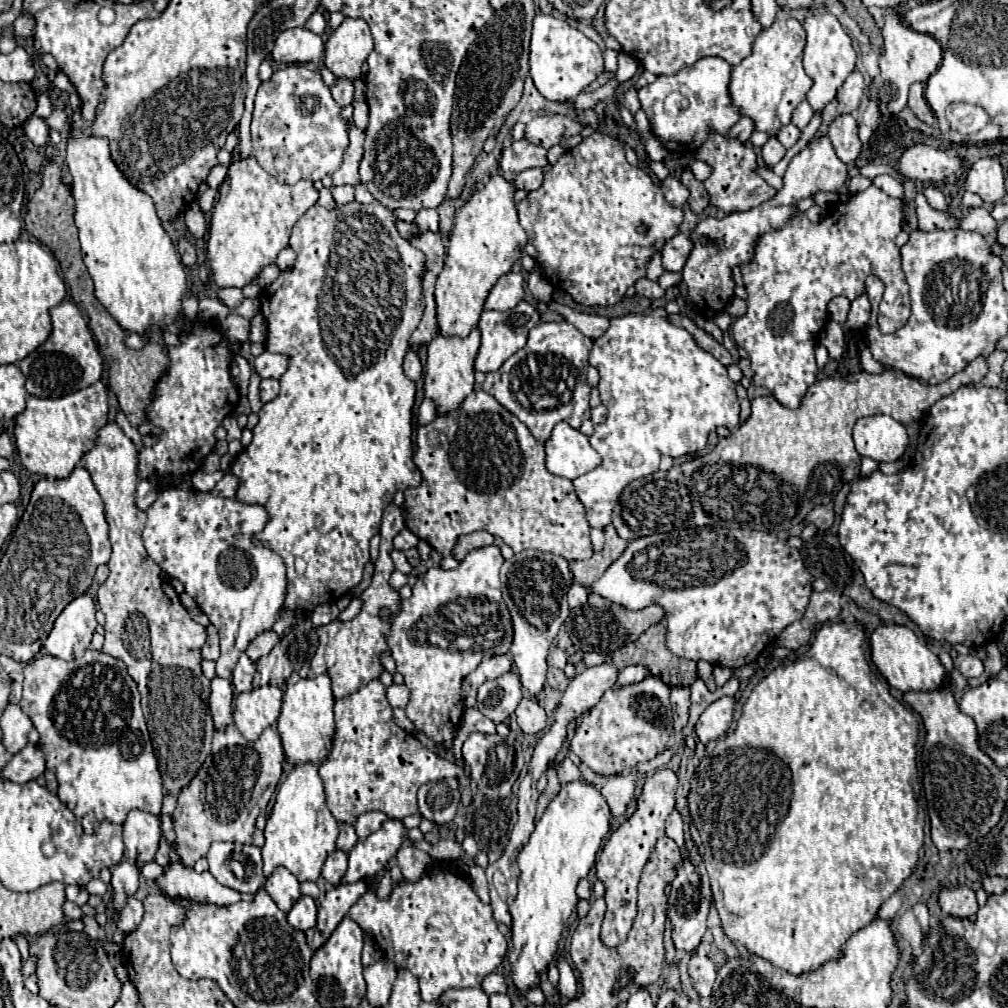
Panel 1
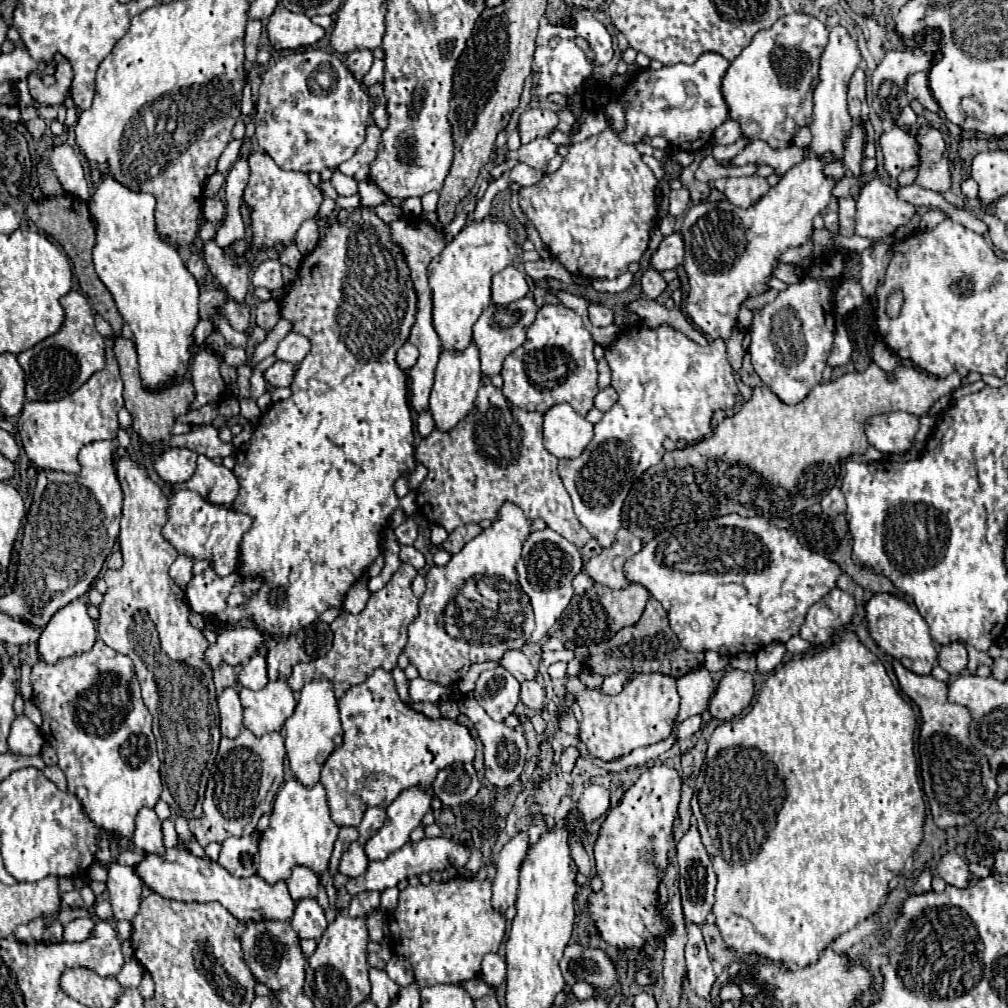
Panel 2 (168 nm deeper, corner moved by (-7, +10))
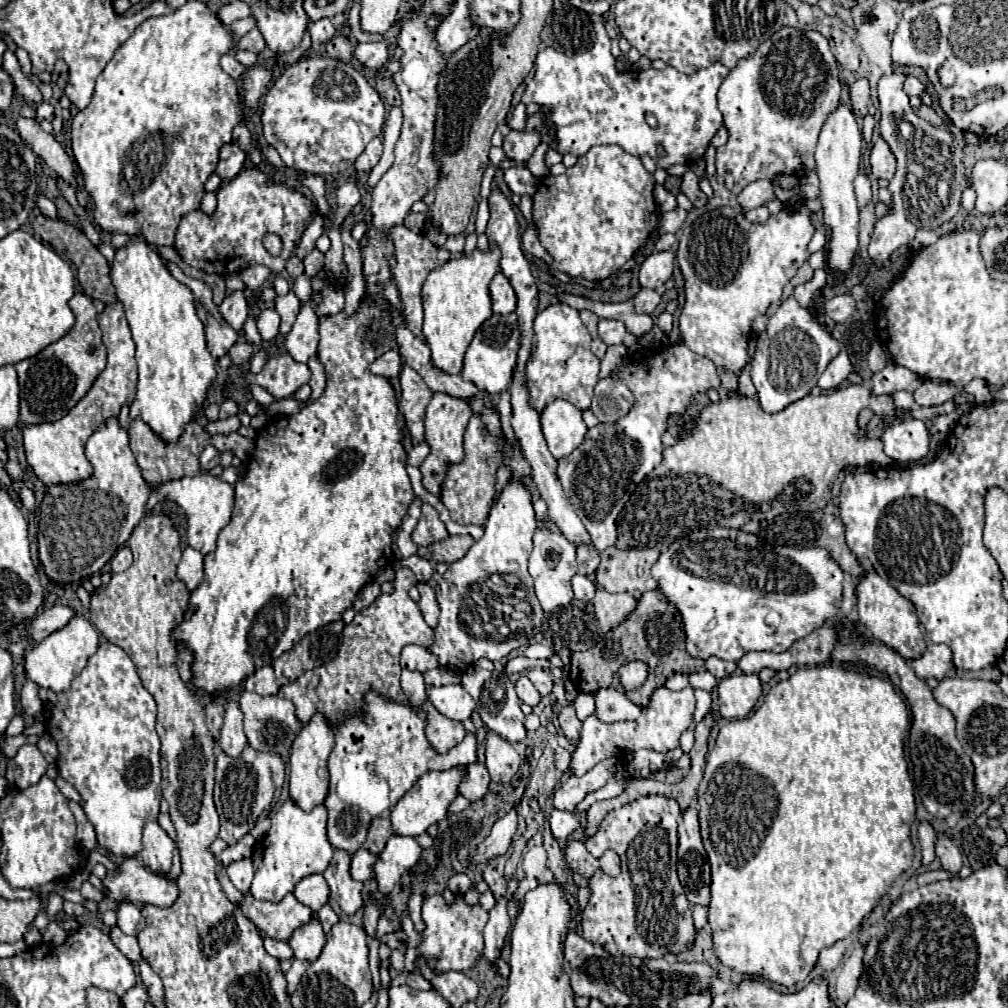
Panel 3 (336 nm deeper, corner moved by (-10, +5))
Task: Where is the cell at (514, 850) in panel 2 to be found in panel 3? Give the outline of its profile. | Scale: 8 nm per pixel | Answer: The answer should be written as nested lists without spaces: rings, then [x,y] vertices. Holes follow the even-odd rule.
[[[502,898],[496,902],[496,906],[490,910],[490,920],[484,926],[484,958],[492,964],[496,958],[500,958],[500,950],[504,946],[506,934],[510,930],[510,916],[506,912],[508,900]]]

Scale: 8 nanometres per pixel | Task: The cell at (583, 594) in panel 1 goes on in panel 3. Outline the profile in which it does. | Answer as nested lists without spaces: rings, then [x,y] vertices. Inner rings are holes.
[[[576,574],[572,578],[572,588],[574,588],[574,598],[584,600],[584,602],[592,600],[592,596],[596,592],[596,586],[586,576],[582,576],[582,574]]]

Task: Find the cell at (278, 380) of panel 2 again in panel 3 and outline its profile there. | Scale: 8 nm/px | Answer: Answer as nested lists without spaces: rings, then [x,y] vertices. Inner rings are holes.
[[[278,352],[270,356],[258,374],[246,372],[246,384],[262,386],[276,400],[294,396],[294,392],[308,380],[310,380],[308,364],[296,362],[288,352]]]

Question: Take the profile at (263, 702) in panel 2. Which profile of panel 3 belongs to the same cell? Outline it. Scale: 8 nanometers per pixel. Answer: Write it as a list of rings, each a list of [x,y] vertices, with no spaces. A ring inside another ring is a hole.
[[[242,692],[240,710],[244,712],[244,732],[248,736],[248,744],[258,752],[272,752],[282,756],[284,760],[290,754],[292,742],[300,732],[300,722],[294,714],[294,704],[280,696],[258,696],[256,692]]]

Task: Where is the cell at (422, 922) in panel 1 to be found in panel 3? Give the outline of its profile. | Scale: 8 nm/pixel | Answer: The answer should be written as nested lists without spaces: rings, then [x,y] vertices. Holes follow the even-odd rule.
[[[434,894],[424,900],[422,918],[426,922],[426,930],[422,932],[424,940],[418,948],[418,954],[428,956],[428,960],[432,960],[434,968],[440,968],[440,970],[452,968],[452,970],[462,972],[466,968],[472,968],[478,962],[478,958],[482,956],[482,948],[484,948],[482,930],[488,922],[488,912],[480,904],[468,906],[464,902],[464,898],[458,896],[454,900],[454,904],[448,906],[444,902],[442,894]]]

